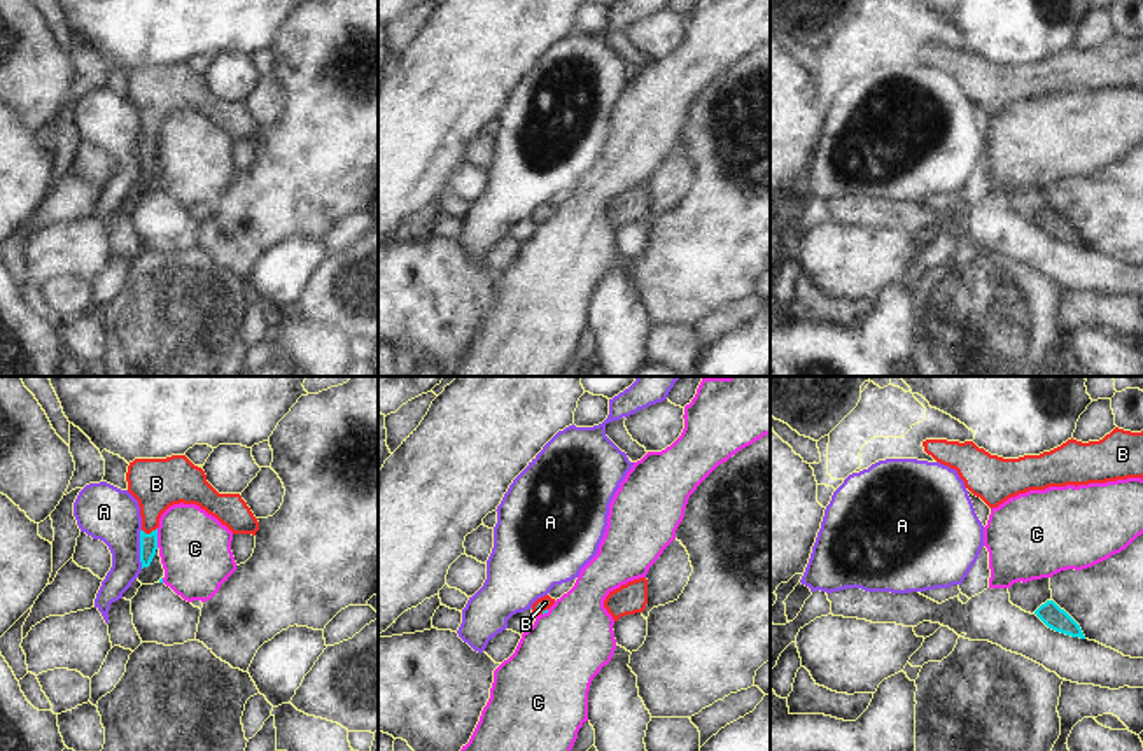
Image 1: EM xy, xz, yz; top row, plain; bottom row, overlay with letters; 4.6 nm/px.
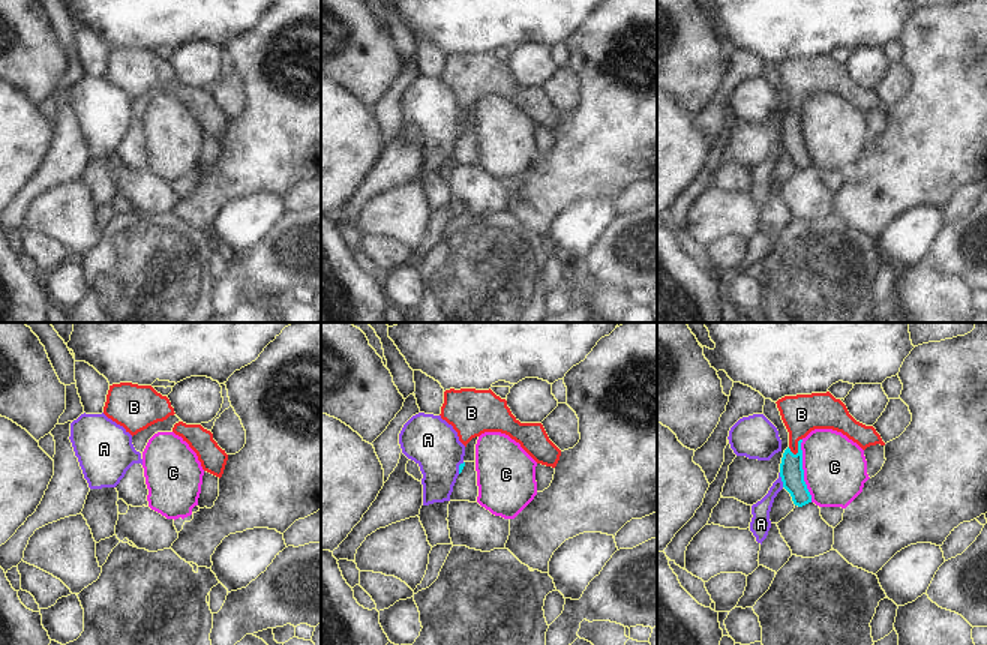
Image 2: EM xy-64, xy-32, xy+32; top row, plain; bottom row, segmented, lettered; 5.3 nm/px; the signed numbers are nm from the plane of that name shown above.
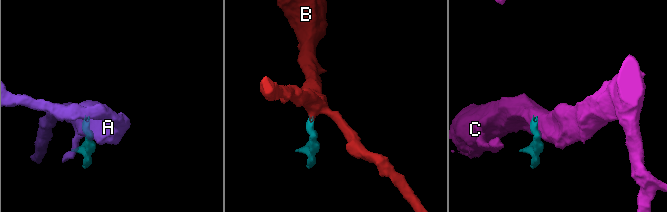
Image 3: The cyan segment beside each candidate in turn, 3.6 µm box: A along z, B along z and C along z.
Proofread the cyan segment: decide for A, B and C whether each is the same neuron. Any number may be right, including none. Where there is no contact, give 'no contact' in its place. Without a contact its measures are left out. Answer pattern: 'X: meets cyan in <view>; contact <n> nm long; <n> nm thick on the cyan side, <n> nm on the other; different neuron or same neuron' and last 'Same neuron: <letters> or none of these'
A: meets cyan in xy; contact 180 nm long; 80 nm thick on the cyan side, 260 nm on the other; different neuron
B: meets cyan in xy; contact 70 nm long; 80 nm thick on the cyan side, 240 nm on the other; same neuron
C: meets cyan in xy; contact 90 nm long; 80 nm thick on the cyan side, 320 nm on the other; different neuron
Same neuron: B

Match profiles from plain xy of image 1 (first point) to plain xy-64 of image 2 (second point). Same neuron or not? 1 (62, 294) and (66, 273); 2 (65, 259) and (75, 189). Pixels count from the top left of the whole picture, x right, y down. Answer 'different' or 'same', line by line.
1: different
2: same

